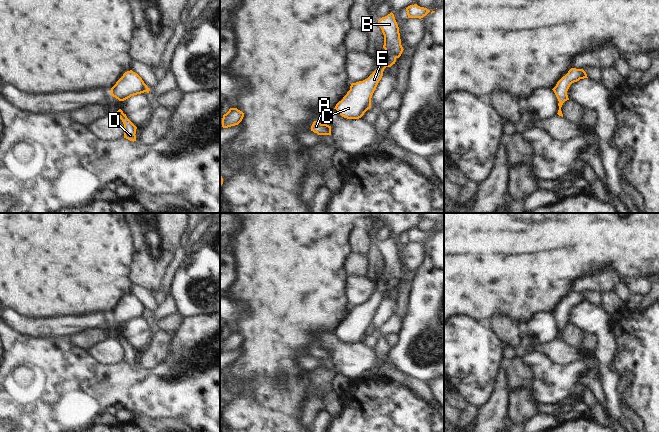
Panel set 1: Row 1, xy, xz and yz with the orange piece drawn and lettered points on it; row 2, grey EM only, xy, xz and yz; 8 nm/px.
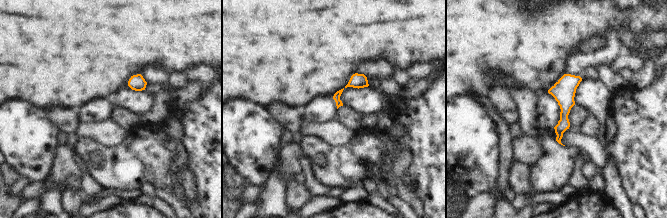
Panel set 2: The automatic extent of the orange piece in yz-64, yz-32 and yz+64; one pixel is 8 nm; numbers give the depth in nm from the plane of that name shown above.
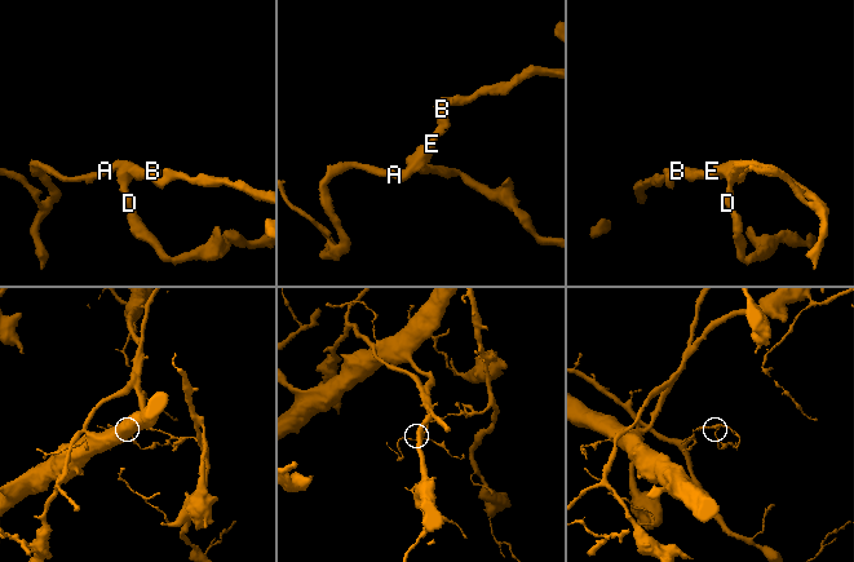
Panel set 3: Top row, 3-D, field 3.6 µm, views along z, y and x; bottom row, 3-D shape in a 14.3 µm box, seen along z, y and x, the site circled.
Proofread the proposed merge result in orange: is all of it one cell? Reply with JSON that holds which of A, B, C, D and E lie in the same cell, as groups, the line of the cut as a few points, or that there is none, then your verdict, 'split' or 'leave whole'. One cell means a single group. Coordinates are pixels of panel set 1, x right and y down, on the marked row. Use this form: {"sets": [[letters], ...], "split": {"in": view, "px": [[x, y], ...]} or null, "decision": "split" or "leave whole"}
{"sets": [["A", "B", "C", "D", "E"]], "split": null, "decision": "leave whole"}

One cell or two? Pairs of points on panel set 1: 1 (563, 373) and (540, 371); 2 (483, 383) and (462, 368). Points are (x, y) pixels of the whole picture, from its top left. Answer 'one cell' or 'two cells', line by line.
1: one cell
2: one cell

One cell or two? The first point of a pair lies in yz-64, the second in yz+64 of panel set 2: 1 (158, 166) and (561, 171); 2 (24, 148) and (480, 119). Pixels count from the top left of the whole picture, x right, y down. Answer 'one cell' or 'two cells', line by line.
1: one cell
2: one cell

